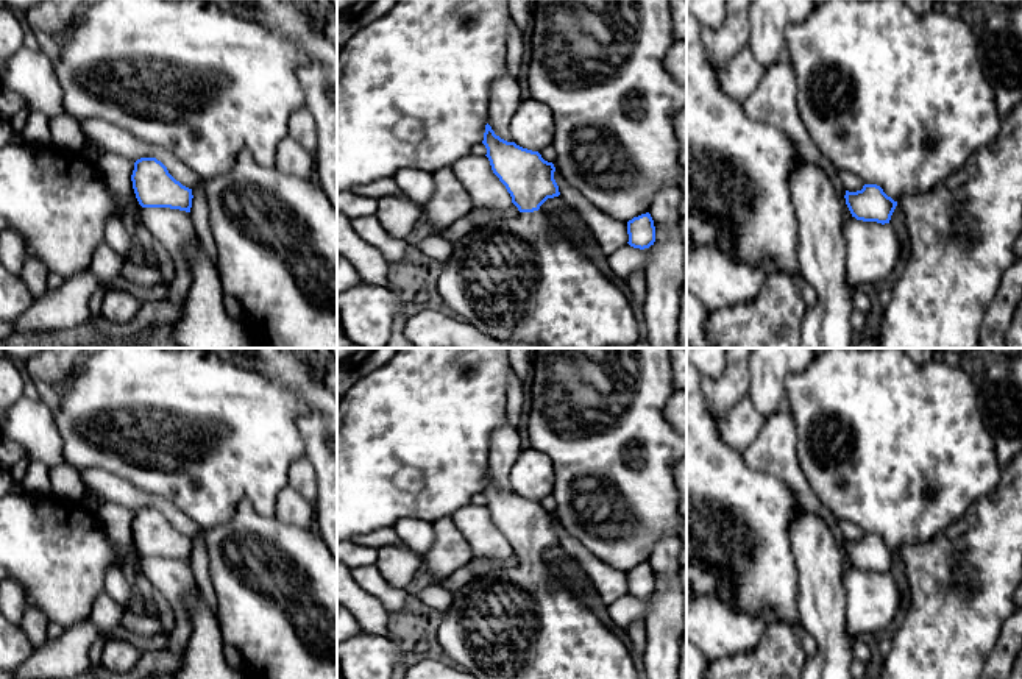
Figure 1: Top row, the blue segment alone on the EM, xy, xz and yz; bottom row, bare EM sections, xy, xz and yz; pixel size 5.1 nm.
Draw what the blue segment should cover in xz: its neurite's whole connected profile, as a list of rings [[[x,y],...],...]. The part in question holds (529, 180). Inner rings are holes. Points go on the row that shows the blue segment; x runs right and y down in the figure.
[[[485,125],[484,140],[482,144],[487,148],[487,158],[490,161],[493,173],[499,178],[499,181],[506,186],[507,192],[512,197],[512,203],[518,208],[520,214],[512,219],[495,219],[487,222],[482,226],[477,226],[473,233],[462,237],[459,242],[452,244],[452,254],[446,264],[443,264],[443,270],[437,279],[437,293],[443,300],[443,303],[452,309],[456,314],[462,317],[463,322],[470,323],[479,331],[484,331],[487,336],[496,337],[504,342],[513,343],[537,343],[541,348],[613,348],[613,347],[630,347],[641,340],[638,322],[635,317],[635,311],[632,306],[632,298],[624,287],[618,287],[612,281],[609,281],[591,262],[591,253],[587,251],[579,244],[566,239],[555,225],[538,209],[548,200],[559,197],[559,186],[554,180],[555,167],[552,162],[548,162],[541,158],[538,151],[532,151],[516,145],[515,142],[507,142],[495,134],[491,126]]]

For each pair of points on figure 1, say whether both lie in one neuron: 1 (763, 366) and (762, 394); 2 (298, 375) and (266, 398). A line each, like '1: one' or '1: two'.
1: one
2: two

